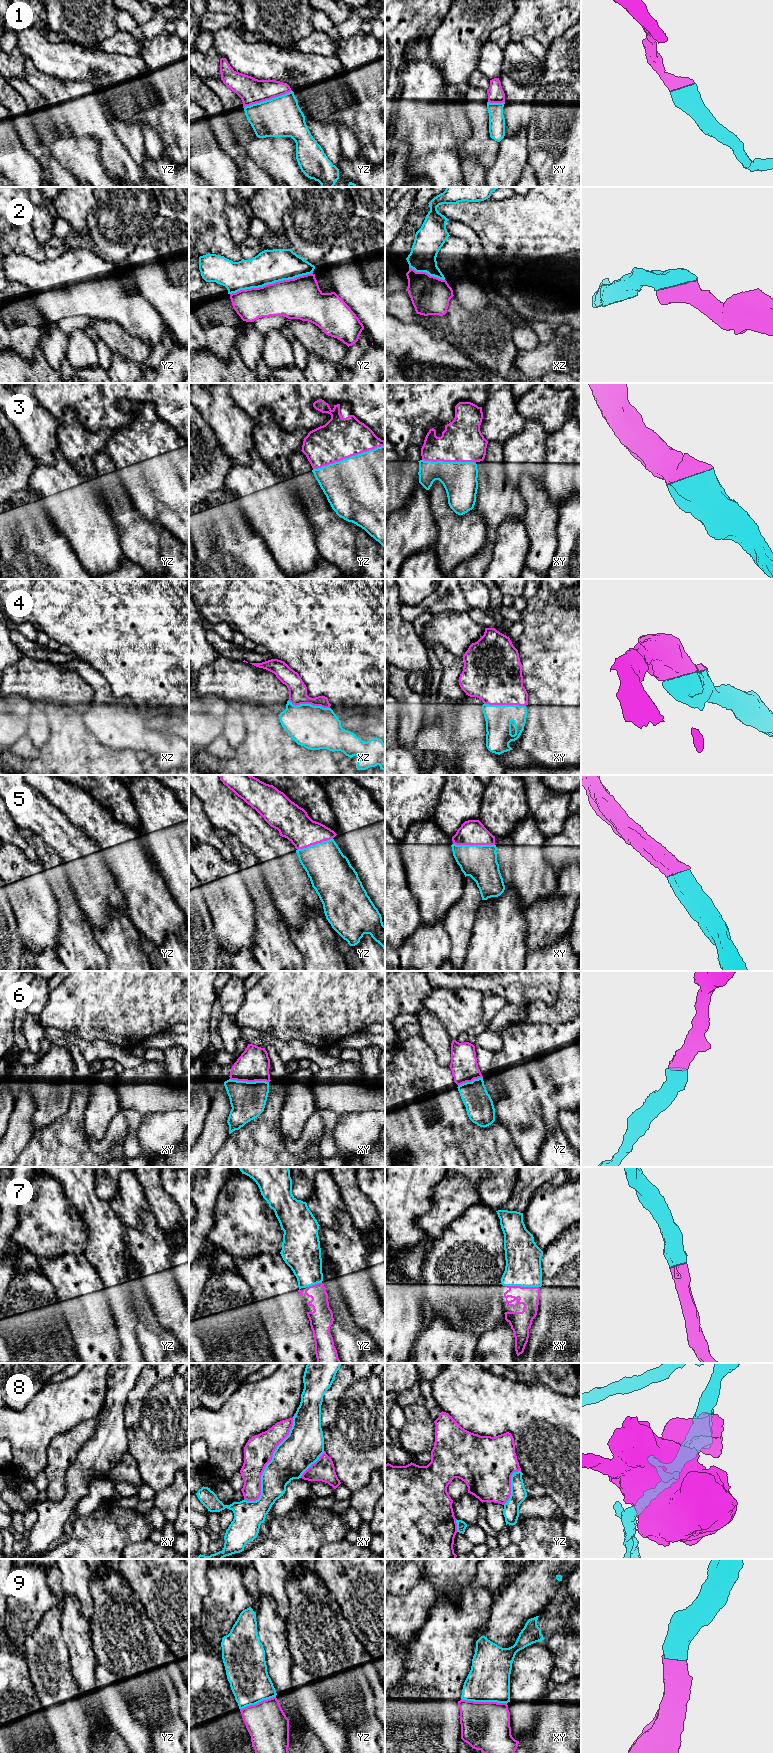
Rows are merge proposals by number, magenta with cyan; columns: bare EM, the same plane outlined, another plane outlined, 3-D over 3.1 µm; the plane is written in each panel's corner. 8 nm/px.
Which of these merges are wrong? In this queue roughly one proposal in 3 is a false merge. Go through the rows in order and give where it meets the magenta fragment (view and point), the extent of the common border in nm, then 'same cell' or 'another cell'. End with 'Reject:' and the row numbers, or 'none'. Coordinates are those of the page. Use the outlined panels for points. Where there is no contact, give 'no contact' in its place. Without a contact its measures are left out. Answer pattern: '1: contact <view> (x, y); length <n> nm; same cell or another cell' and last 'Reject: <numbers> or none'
1: contact yz (267, 99); length 420 nm; another cell
2: contact yz (271, 284); length 700 nm; same cell
3: contact yz (348, 457); length 600 nm; same cell
4: contact xy (505, 704); length 340 nm; same cell
5: contact xy (474, 844); length 340 nm; same cell
6: contact xy (249, 1081); length 320 nm; same cell
7: contact xy (522, 1287); length 280 nm; same cell
8: contact xy (268, 1462); length 800 nm; another cell
9: contact xy (484, 1702); length 380 nm; same cell
Reject: 1, 8

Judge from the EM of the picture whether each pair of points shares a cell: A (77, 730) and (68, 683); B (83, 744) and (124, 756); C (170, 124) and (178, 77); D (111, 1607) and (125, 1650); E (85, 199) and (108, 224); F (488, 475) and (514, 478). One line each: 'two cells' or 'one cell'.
A: two cells
B: one cell
C: one cell
D: one cell
E: two cells
F: two cells

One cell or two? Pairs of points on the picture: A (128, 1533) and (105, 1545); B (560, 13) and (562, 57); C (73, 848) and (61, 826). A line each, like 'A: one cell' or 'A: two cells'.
A: one cell
B: two cells
C: one cell

